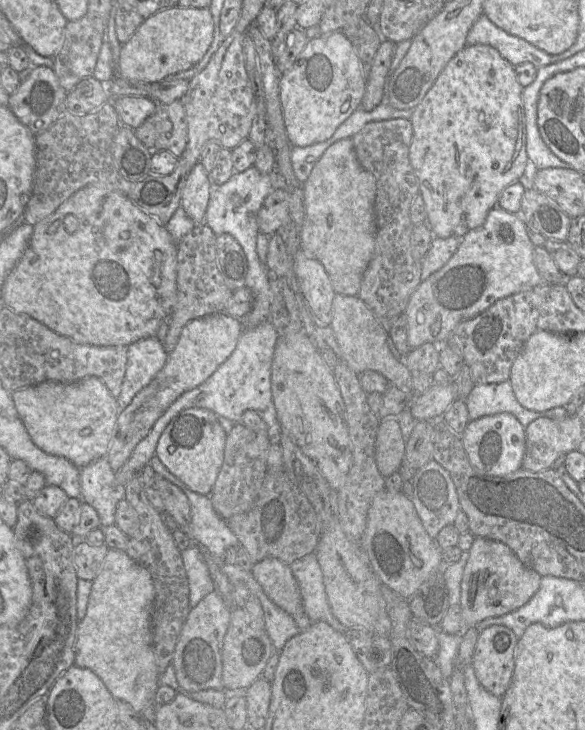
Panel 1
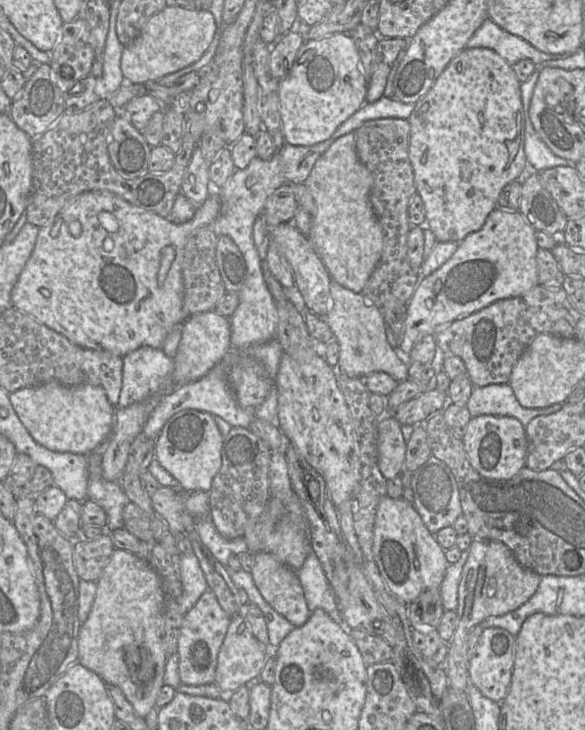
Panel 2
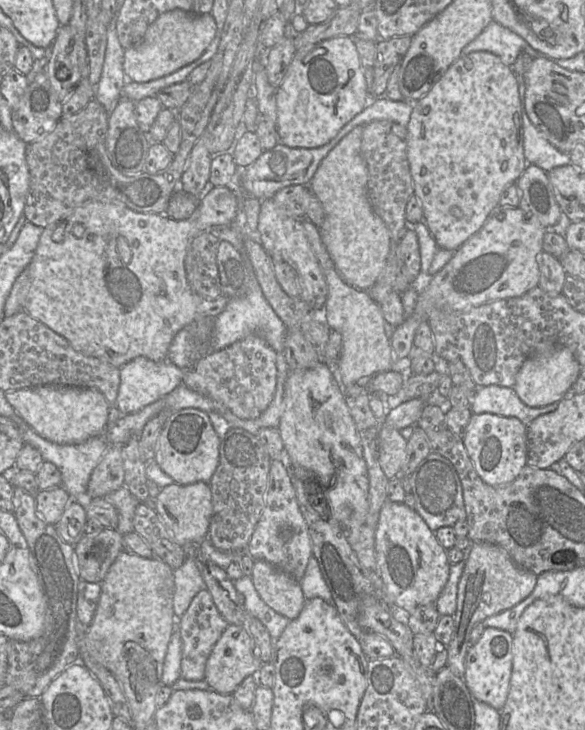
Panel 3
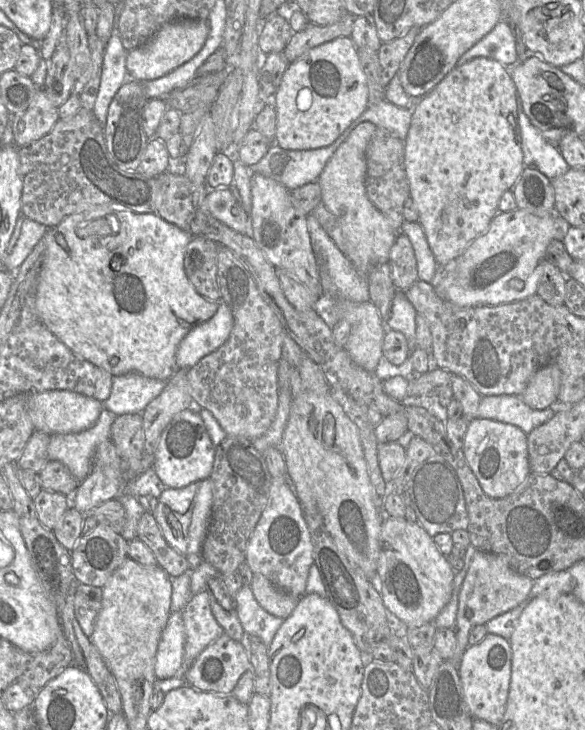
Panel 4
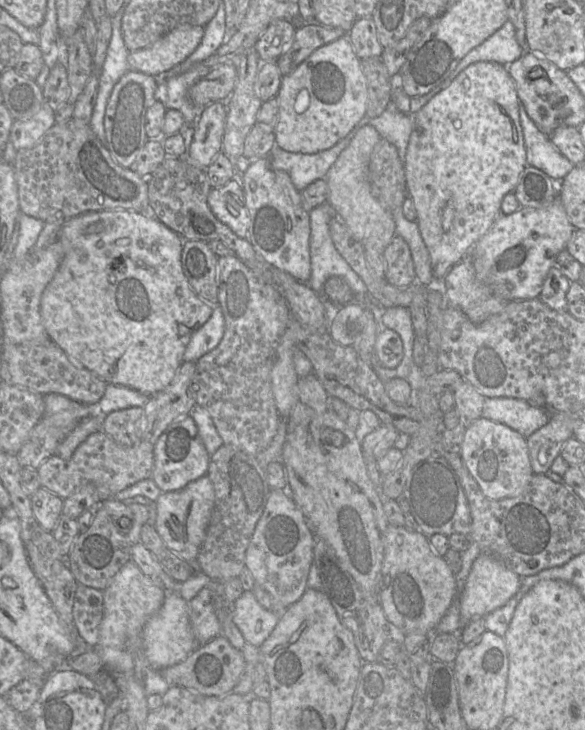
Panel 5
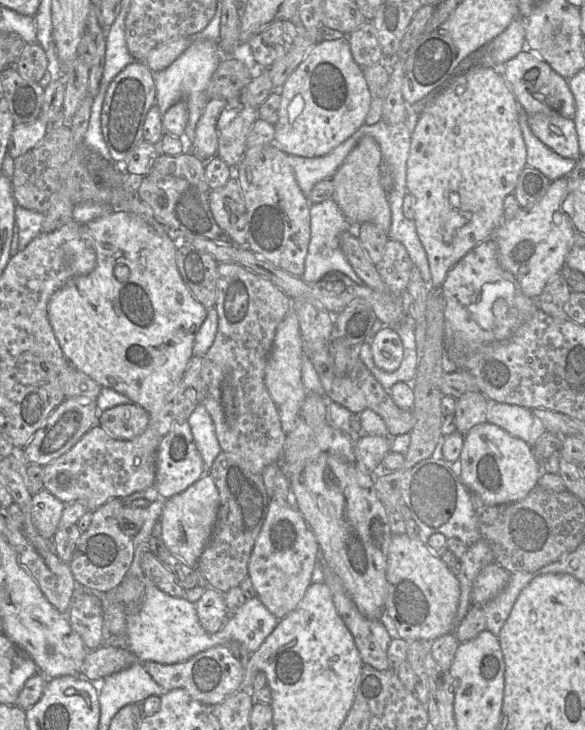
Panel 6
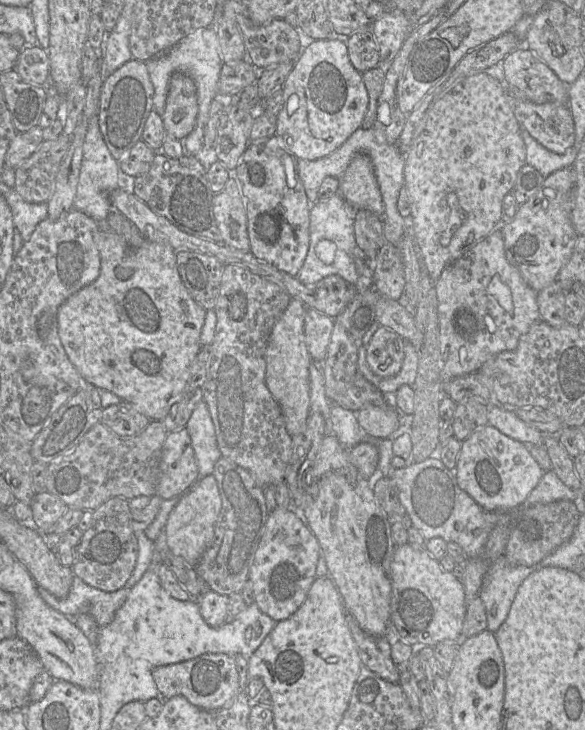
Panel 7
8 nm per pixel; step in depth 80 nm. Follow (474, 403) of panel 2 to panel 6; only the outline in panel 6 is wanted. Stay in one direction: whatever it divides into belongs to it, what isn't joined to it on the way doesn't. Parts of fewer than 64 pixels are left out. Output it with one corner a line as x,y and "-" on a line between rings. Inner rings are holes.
489,401
486,421
522,439
531,447
546,431
542,421
532,413
532,409
508,403

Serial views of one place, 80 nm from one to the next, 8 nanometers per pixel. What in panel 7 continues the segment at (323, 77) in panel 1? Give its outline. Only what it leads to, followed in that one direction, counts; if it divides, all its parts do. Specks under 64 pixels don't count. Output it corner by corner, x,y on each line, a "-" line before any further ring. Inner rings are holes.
343,39
305,40
304,48
283,87
282,107
276,117
276,136
281,138
297,160
317,160
337,150
361,127
368,109
368,92
362,73
351,63

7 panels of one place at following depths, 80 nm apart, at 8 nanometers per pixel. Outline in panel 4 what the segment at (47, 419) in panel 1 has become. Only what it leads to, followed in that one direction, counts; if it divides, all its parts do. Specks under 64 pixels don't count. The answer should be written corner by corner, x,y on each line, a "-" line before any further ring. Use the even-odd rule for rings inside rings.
51,390
39,393
17,393
17,394
27,394
27,410
35,430
49,434
50,436
79,433
90,429
96,424
102,410
104,409
103,403
101,403
100,401
67,390

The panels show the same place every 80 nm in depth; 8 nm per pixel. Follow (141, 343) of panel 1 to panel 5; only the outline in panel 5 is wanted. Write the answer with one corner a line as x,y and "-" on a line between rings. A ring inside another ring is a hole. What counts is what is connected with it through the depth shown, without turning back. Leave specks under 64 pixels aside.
108,384
96,409
99,414
107,416
111,412
127,408
144,408
150,397
128,387

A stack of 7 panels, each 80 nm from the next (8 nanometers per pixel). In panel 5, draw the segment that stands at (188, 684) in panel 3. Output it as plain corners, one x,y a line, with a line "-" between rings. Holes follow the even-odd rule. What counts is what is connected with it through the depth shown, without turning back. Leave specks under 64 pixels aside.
165,591
165,599
161,608
146,622
142,632
143,648
150,669
144,677
146,696
163,695
170,685
159,674
159,670
183,662
199,646
192,633
189,620
188,602
177,591

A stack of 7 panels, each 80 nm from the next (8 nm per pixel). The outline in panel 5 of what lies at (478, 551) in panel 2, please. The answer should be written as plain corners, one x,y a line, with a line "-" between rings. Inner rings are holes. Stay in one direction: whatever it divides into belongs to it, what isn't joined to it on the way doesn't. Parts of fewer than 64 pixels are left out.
481,553
472,563
462,592
460,605
461,628
473,618
485,617
490,612
505,605
517,593
520,583
521,577
502,561

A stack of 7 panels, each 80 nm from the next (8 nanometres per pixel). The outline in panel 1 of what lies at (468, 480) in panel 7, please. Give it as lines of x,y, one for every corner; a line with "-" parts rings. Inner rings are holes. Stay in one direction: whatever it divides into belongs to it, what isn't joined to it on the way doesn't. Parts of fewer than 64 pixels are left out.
509,412
469,421
462,434
462,441
471,464
486,475
506,476
522,467
526,431
517,417

